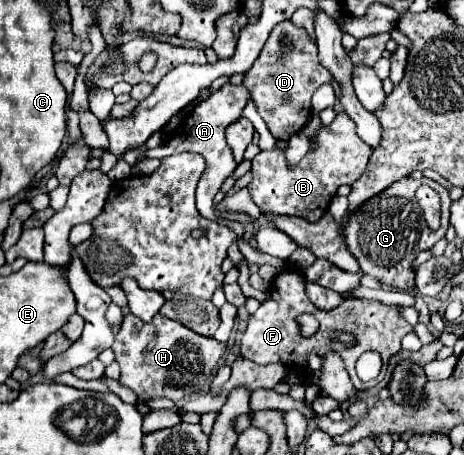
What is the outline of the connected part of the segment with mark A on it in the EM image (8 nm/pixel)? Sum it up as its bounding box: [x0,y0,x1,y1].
[139,83,289,273]

